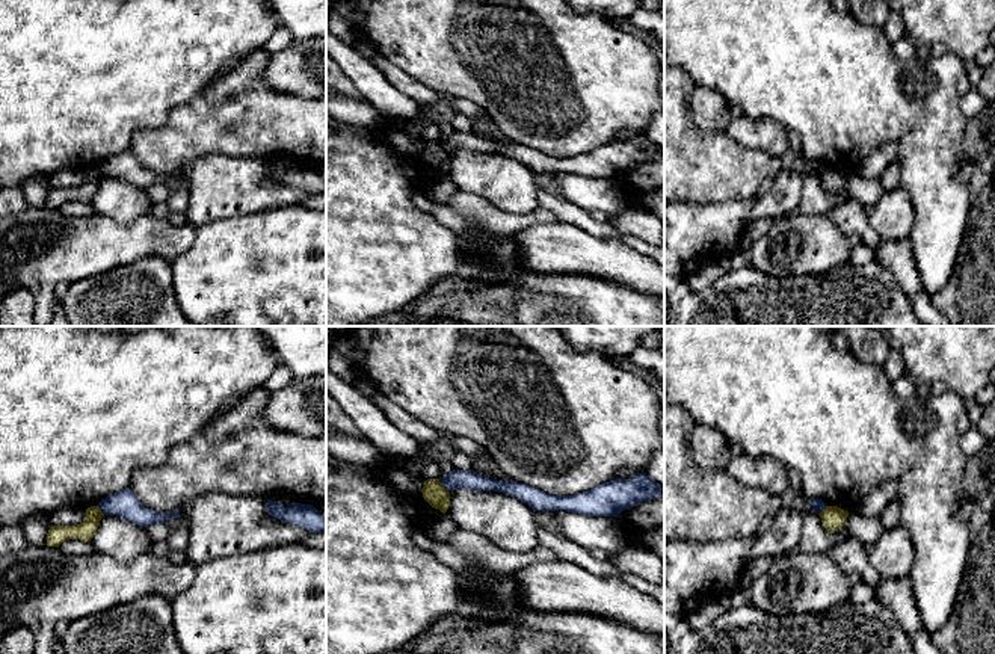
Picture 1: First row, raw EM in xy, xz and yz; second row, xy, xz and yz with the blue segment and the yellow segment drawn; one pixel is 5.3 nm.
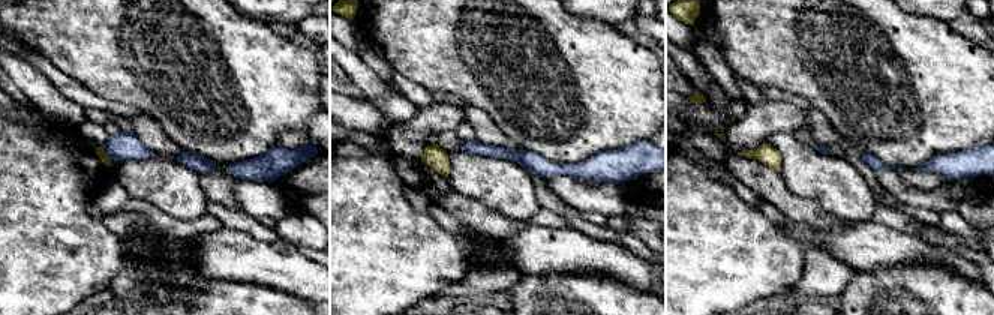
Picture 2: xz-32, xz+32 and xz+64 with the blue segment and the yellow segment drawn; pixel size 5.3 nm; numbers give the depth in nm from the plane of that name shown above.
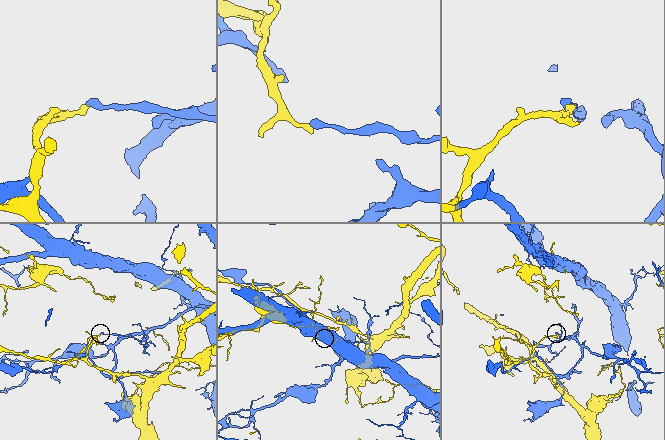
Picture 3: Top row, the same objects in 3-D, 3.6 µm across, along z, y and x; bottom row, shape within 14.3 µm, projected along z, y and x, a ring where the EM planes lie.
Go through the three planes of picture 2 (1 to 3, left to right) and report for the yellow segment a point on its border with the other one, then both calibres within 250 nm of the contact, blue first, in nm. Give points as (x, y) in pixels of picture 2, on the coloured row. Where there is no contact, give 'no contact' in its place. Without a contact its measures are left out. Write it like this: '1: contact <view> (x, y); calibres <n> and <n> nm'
1: contact xz-32 (105, 152); calibres 150 and 50 nm
2: no contact
3: no contact

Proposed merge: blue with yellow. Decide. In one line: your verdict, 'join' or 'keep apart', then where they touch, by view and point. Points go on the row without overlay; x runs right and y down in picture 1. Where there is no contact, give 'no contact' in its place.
keep apart | xz (444, 148)

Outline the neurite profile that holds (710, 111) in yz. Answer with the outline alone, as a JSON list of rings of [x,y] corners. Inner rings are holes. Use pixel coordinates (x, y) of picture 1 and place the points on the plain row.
[[[695,86],[690,94],[690,116],[702,131],[726,131],[741,115],[737,103],[728,101],[713,89]]]

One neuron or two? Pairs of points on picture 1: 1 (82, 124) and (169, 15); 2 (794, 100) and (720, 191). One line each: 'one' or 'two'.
1: one
2: two

